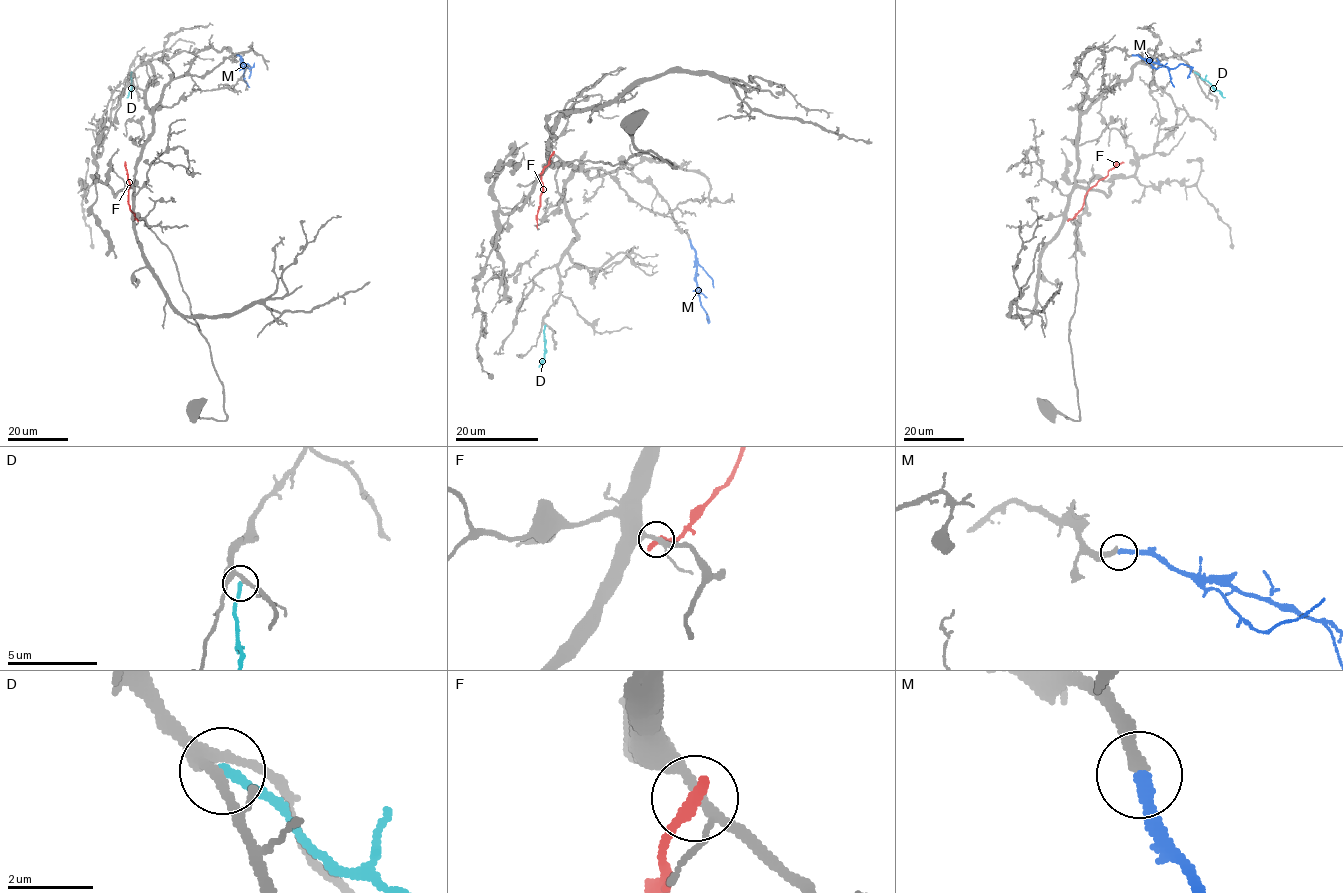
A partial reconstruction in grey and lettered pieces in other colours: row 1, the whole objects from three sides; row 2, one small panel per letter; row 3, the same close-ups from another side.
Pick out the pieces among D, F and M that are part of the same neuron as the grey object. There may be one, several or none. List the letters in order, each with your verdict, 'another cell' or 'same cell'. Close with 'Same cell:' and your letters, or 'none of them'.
D: another cell
F: another cell
M: same cell
Same cell: M

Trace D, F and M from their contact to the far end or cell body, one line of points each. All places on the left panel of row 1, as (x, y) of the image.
D: (131, 72), (131, 89), (127, 97)
F: (137, 219), (128, 204), (125, 162)
M: (237, 55), (241, 58), (241, 68), (247, 64), (250, 68), (249, 78)

